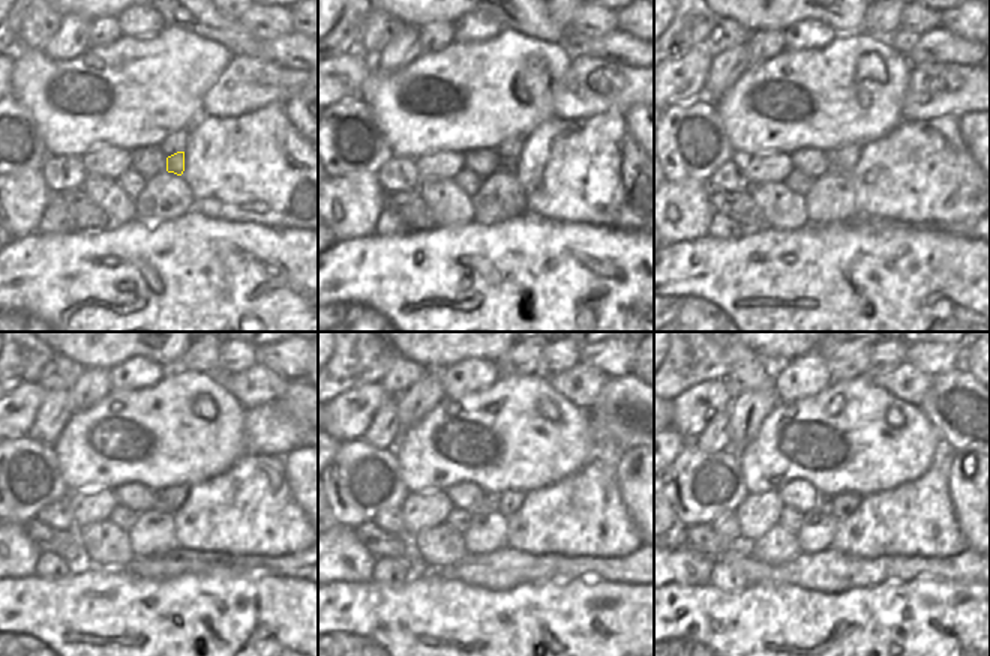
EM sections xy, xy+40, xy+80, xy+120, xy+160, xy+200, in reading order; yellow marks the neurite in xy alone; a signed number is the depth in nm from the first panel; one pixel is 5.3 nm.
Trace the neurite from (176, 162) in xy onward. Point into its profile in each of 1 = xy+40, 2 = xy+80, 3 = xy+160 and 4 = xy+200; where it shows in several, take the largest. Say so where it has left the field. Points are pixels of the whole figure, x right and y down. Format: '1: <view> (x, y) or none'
1: xy+40 (509, 165)
2: xy+80 (836, 168)
3: xy+160 (492, 499)
4: xy+200 (824, 505)

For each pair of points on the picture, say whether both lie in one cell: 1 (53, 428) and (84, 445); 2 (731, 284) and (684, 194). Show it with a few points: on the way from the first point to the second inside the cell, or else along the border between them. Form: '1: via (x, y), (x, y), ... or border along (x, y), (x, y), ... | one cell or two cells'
1: border along (74, 413), (51, 445) | two cells
2: border along (708, 234), (699, 239), (675, 240), (671, 243) | two cells

